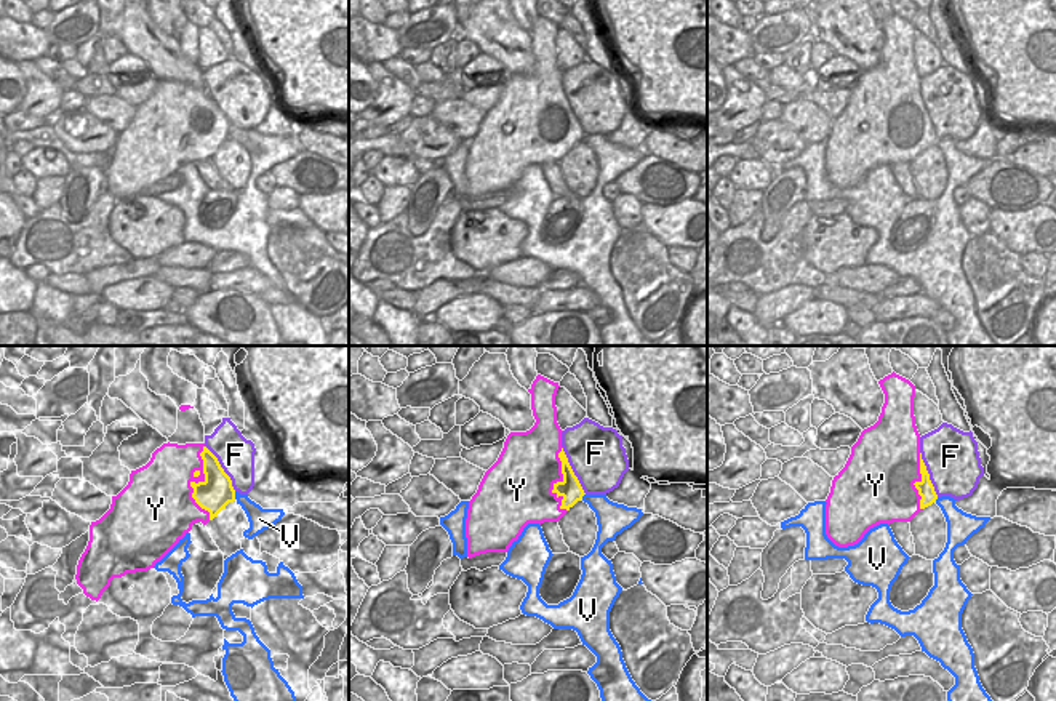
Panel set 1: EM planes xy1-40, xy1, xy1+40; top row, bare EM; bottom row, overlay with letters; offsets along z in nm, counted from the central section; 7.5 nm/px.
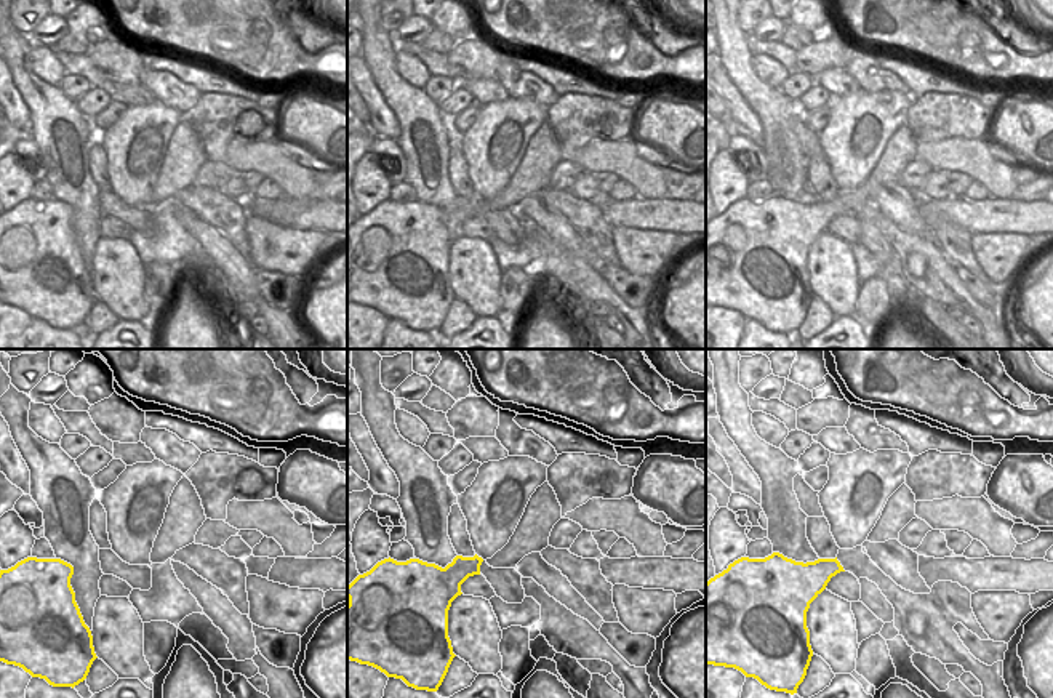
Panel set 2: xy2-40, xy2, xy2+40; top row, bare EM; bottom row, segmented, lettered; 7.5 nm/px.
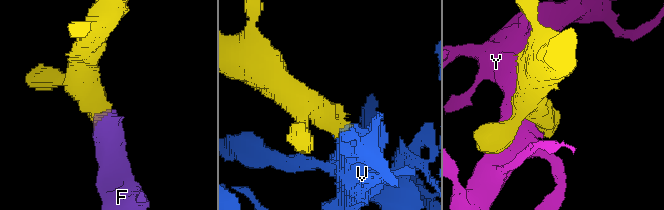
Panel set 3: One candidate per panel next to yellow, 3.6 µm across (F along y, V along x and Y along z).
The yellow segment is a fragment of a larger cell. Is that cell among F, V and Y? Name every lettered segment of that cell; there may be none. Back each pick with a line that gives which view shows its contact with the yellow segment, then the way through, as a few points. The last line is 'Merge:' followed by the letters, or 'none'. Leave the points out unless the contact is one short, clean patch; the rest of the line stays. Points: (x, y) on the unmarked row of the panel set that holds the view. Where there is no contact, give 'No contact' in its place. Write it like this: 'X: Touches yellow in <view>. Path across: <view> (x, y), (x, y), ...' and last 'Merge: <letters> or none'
F: Touches yellow in xy1
Merge: F

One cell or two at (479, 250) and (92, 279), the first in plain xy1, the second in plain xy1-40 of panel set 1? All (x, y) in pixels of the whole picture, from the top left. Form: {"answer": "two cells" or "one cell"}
{"answer": "one cell"}

